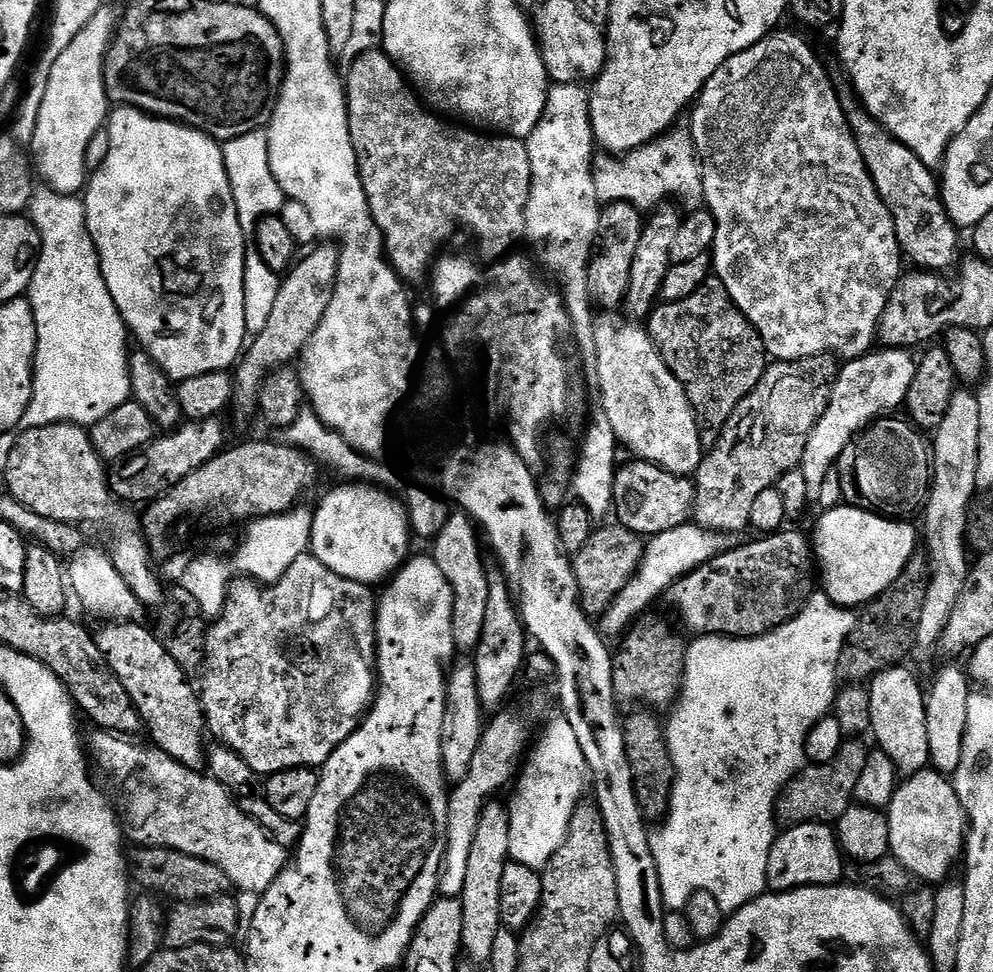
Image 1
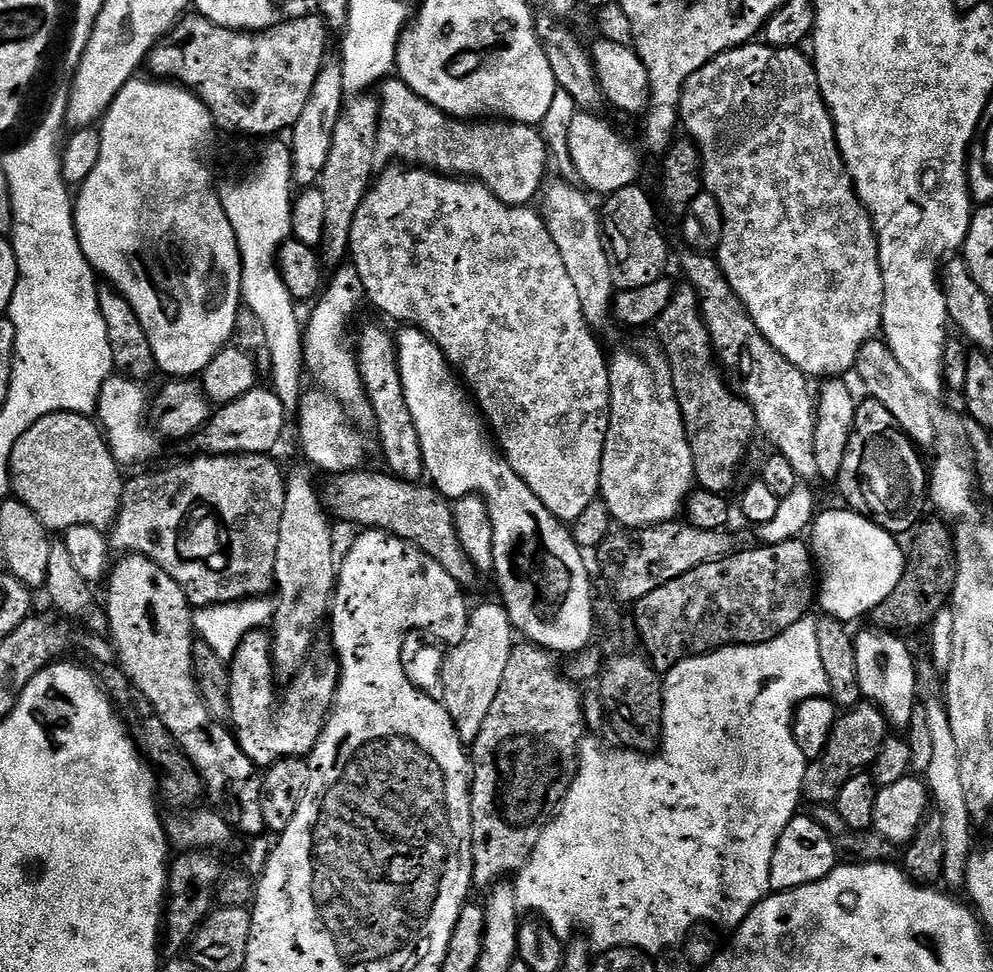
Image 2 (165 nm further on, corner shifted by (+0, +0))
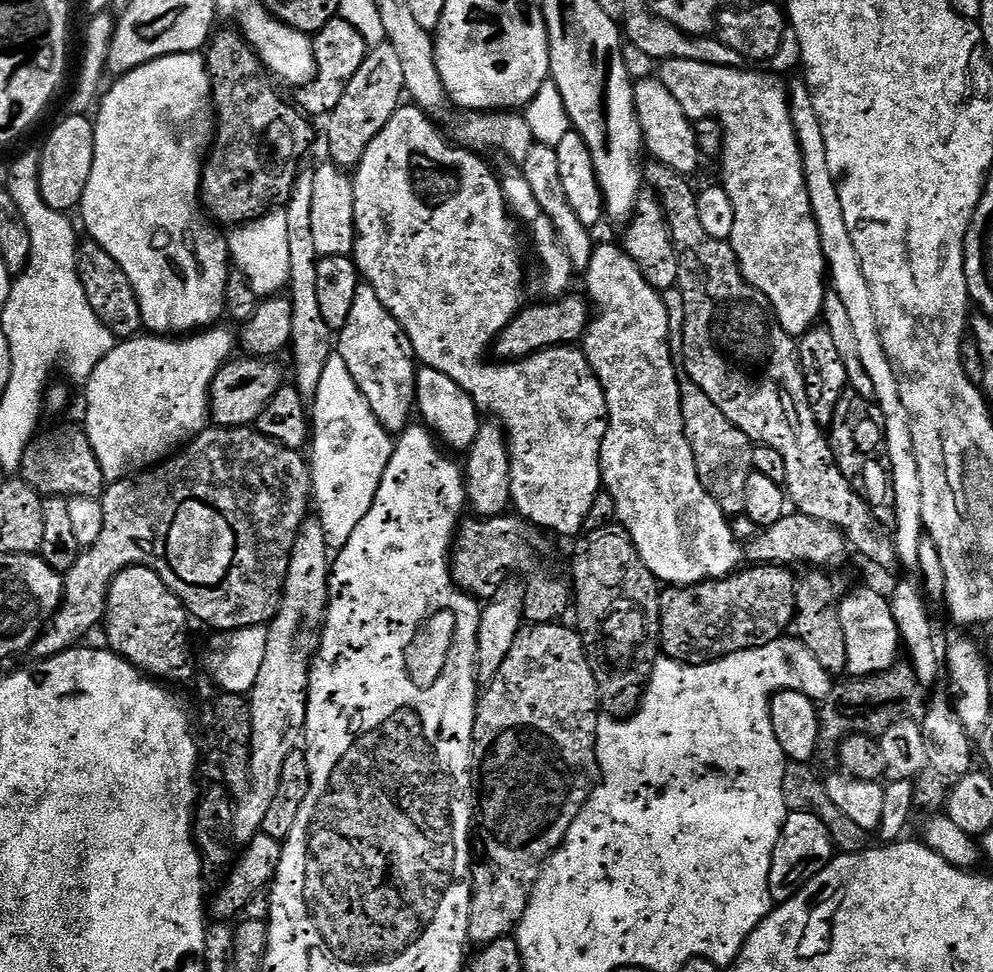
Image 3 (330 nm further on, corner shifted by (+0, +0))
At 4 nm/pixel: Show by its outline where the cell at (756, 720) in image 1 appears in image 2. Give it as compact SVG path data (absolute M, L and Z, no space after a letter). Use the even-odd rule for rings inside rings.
M812 618L794 622L790 630L778 634L778 638L765 644L737 644L731 648L720 648L716 652L706 652L703 656L680 660L666 673L663 682L664 738L660 741L658 751L649 756L631 750L615 752L607 748L596 734L585 735L580 741L576 777L572 779L566 798L560 803L560 811L545 826L526 866L514 880L516 901L521 910L528 914L538 914L539 919L548 924L557 938L563 941L573 935L572 924L581 928L587 943L597 953L608 952L612 948L636 948L649 954L664 952L668 948L677 947L695 924L735 930L752 909L769 895L770 862L774 858L774 846L778 846L782 830L786 830L786 826L798 814L799 808L796 807L802 804L804 779L810 763L802 750L798 750L792 717L802 702L815 696L828 696L826 669L818 655L818 626Z

